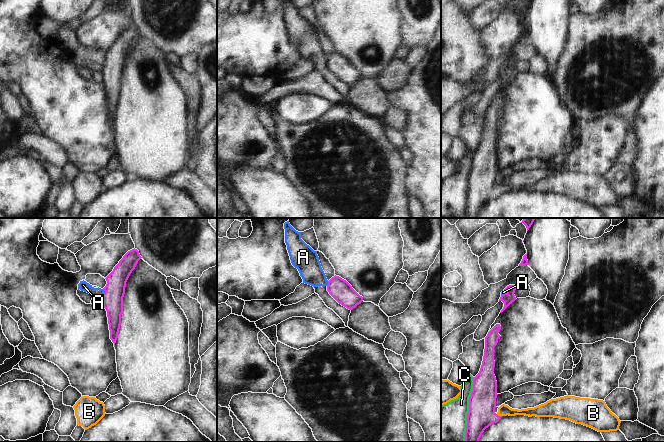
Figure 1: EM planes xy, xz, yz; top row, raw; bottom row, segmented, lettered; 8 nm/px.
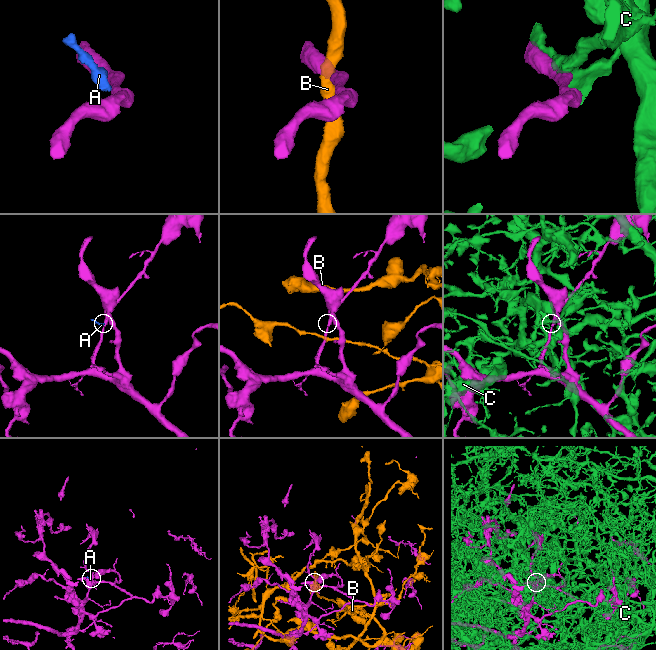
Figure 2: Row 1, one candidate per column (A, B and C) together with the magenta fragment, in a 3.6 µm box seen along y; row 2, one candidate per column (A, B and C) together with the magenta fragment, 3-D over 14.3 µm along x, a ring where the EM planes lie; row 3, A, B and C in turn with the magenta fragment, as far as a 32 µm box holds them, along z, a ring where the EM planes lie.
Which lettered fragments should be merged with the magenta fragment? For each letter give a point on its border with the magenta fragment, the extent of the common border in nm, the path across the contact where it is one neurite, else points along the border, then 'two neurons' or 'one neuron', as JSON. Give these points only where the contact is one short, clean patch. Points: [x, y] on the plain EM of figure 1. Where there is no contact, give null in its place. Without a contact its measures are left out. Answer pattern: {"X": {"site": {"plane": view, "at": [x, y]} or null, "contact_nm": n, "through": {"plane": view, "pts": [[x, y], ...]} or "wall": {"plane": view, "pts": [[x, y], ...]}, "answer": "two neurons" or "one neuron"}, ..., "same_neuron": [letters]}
{"A": {"site": {"plane": "xy", "at": [105, 68]}, "contact_nm": 60, "wall": {"plane": "xy", "pts": [[103, 65], [104, 69], [102, 71]]}, "answer": "two neurons"}, "B": {"site": {"plane": "yz", "at": [497, 191]}, "contact_nm": 40, "wall": {"plane": "yz", "pts": [[496, 190], [500, 192]]}, "answer": "two neurons"}, "C": {"site": {"plane": "yz", "at": [469, 185]}, "contact_nm": 550, "answer": "two neurons"}, "same_neuron": []}

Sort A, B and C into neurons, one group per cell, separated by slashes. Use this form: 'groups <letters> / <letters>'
groups A / B / C

